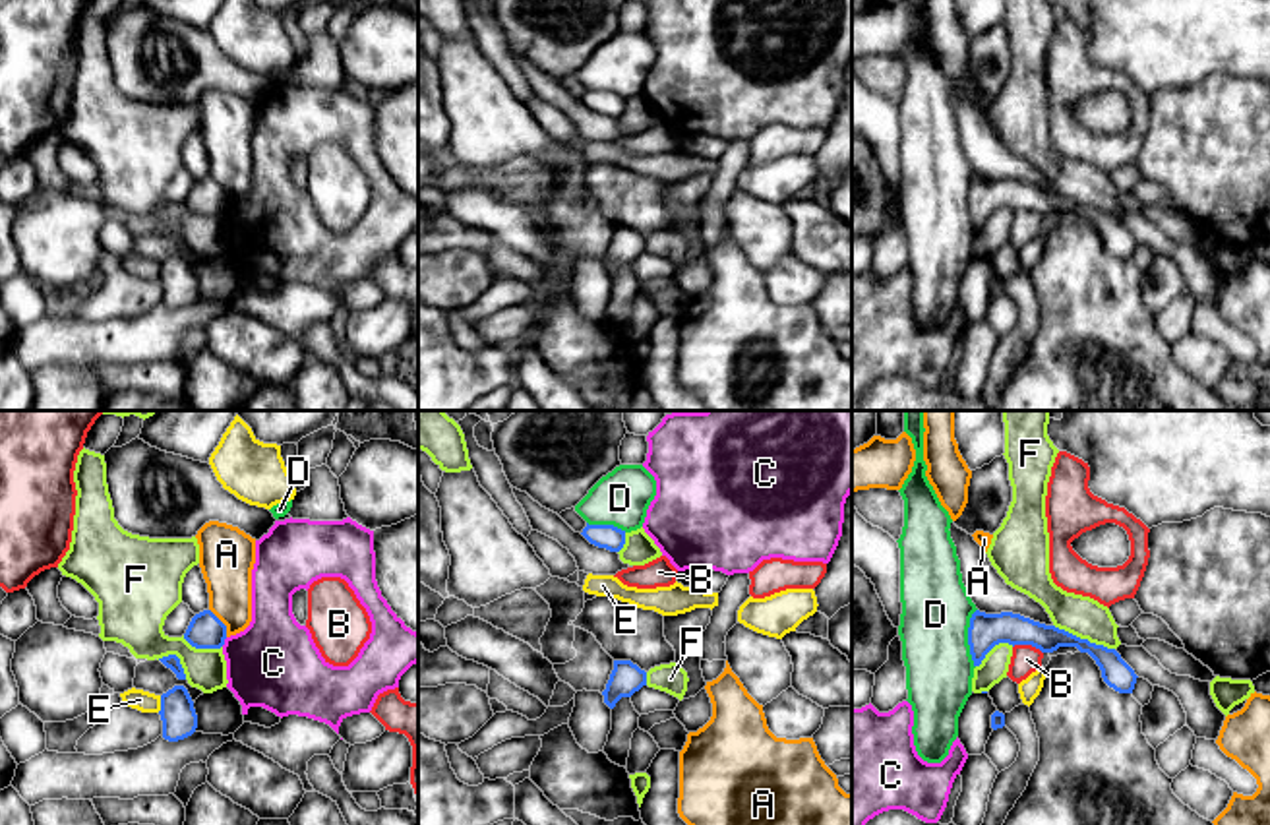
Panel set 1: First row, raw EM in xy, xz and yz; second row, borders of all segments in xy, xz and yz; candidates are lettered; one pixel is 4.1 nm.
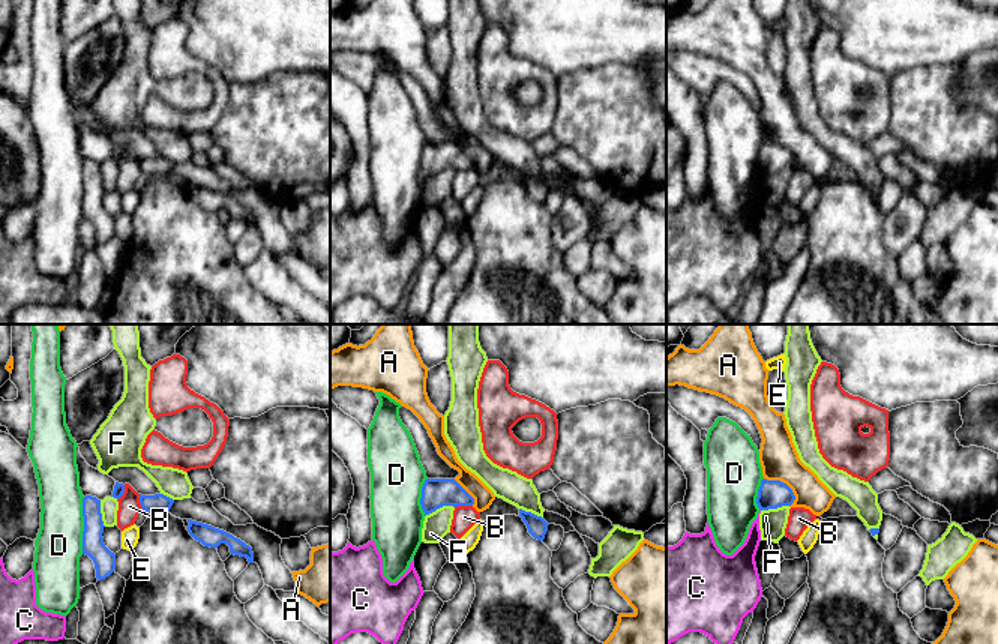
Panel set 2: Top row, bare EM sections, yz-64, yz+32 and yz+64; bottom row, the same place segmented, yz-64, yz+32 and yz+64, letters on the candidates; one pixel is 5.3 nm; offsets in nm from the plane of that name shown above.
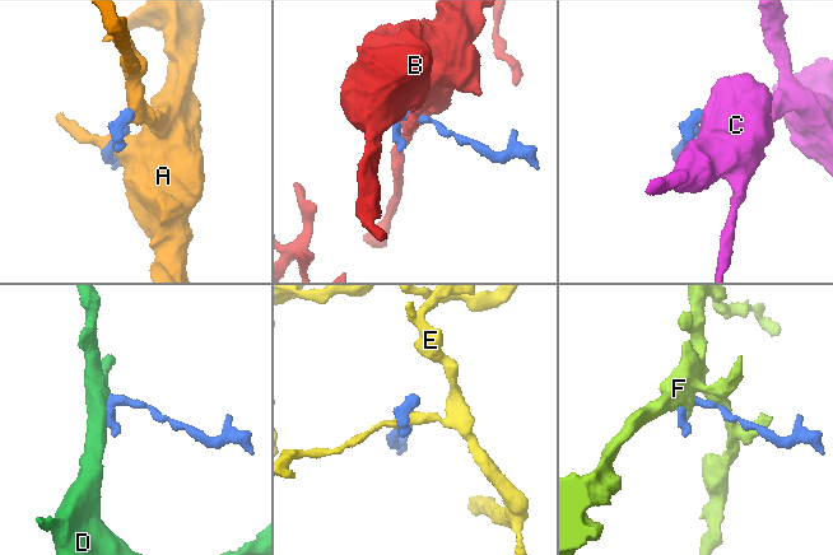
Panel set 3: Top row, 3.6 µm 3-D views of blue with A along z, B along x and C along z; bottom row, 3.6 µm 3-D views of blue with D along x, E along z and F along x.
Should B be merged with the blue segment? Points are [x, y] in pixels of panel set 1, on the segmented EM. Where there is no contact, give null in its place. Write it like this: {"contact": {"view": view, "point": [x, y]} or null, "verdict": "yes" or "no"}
{"contact": {"view": "yz", "point": [1028, 643]}, "verdict": "no"}

